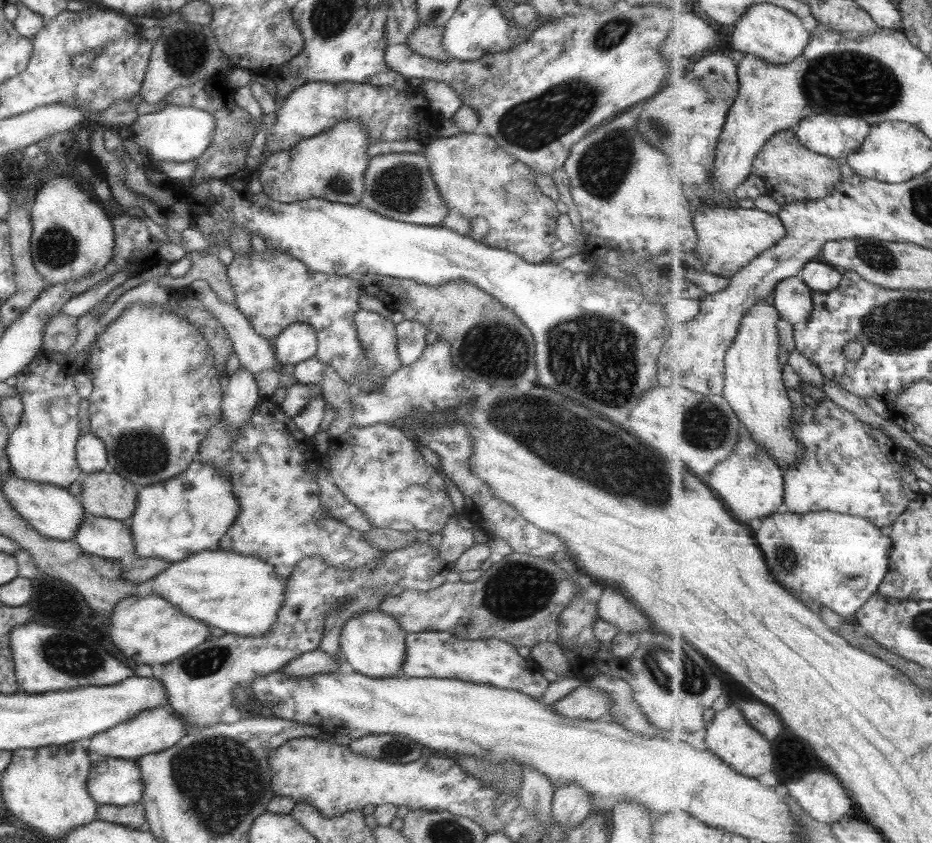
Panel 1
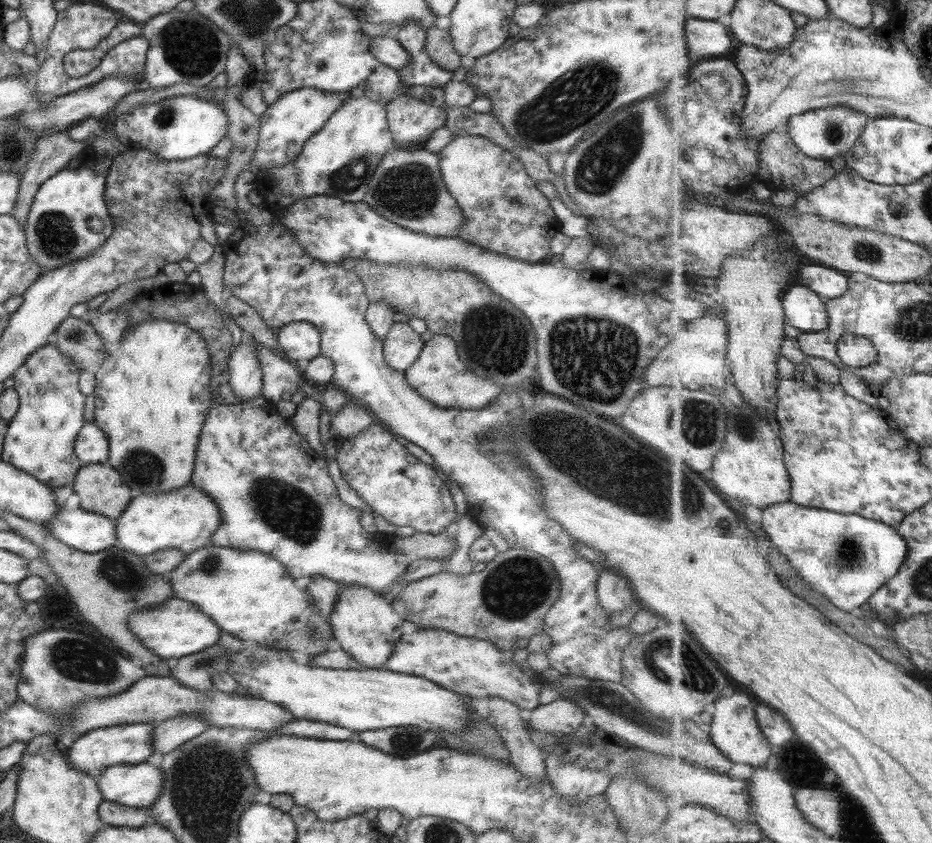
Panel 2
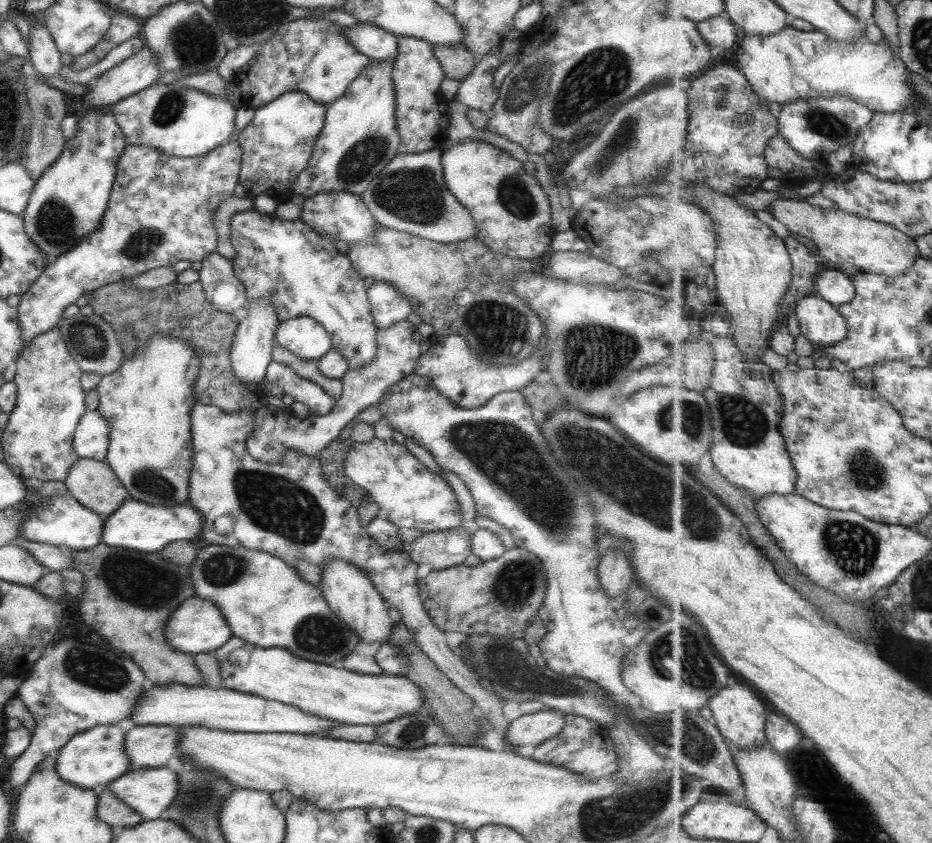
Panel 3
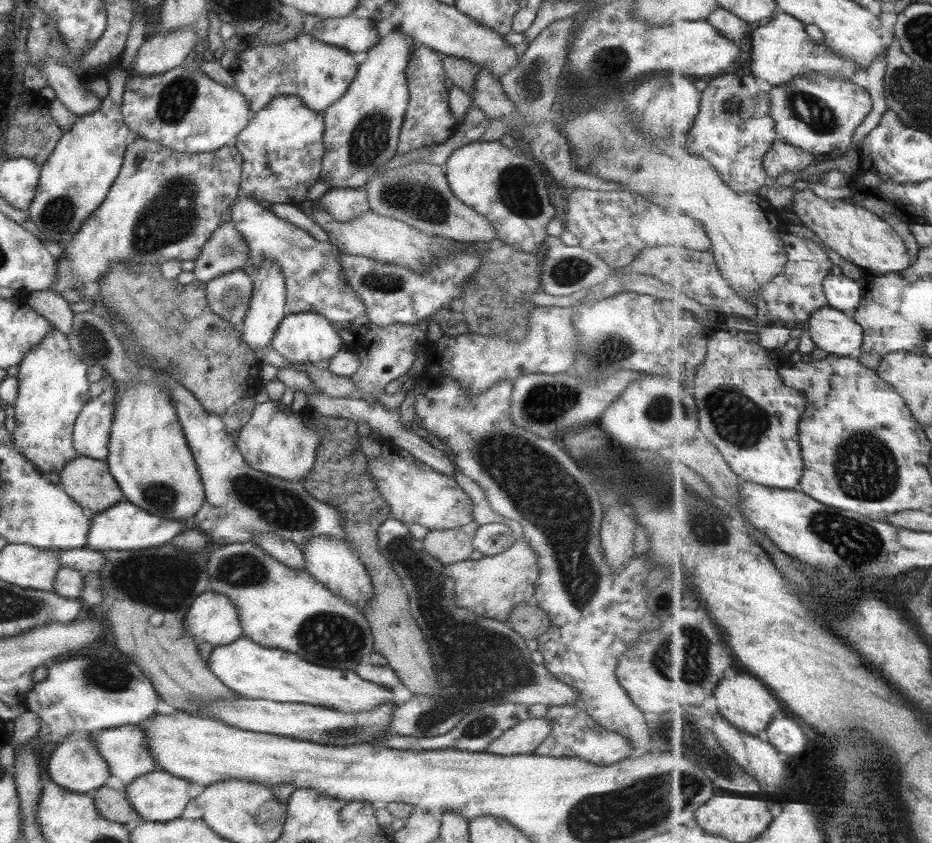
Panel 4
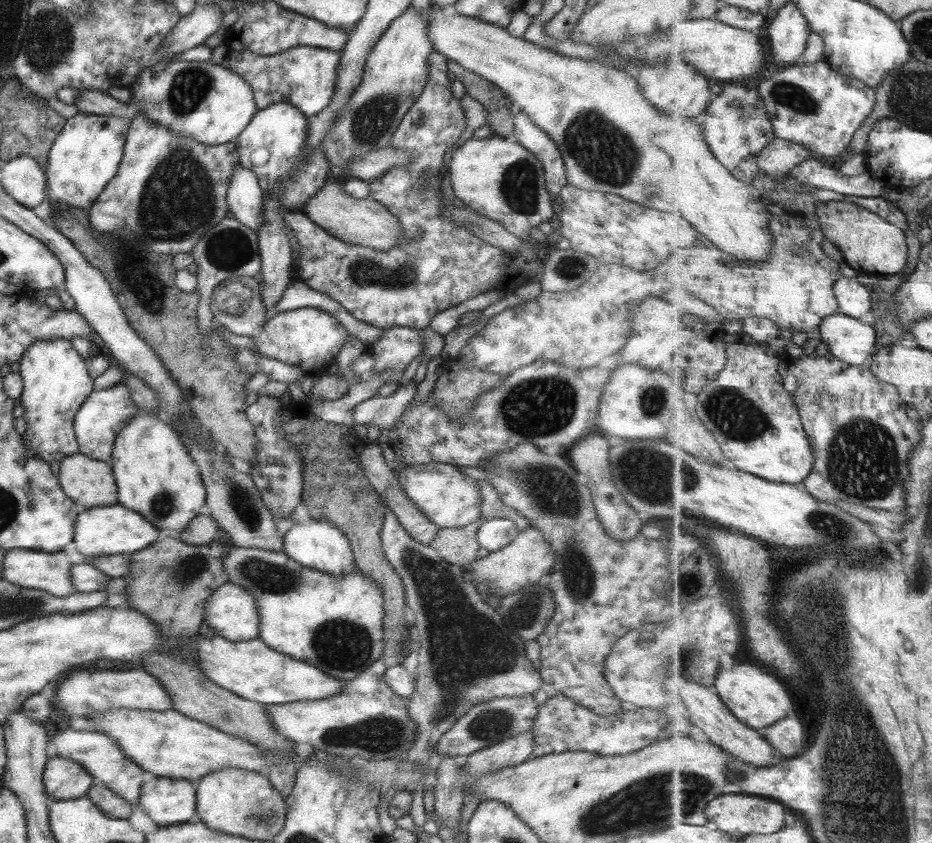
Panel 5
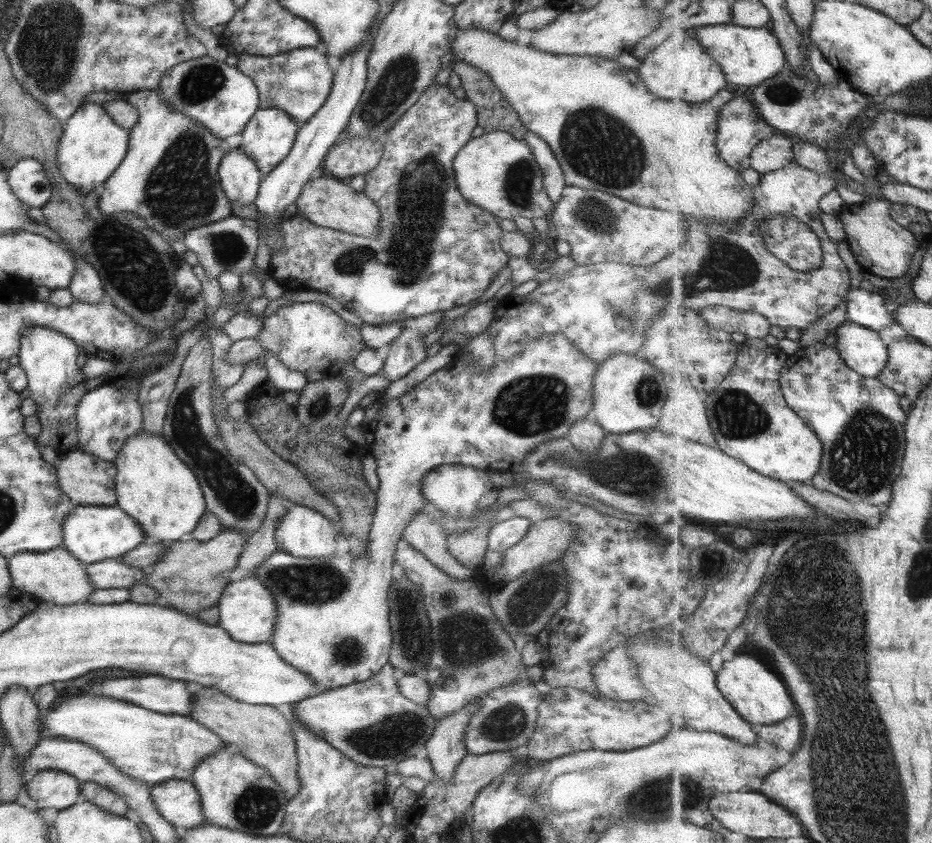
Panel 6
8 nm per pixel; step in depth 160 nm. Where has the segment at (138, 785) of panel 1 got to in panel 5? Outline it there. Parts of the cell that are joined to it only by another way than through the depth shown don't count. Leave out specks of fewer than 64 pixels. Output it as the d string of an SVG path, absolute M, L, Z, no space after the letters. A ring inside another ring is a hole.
M149 776L140 786L137 806L160 827L176 825L195 814L194 784Z

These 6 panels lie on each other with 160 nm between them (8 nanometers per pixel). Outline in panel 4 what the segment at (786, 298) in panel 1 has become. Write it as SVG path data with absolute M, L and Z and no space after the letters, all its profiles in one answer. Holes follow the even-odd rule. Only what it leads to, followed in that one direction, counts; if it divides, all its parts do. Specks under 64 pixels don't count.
M824 306L813 312L806 329L818 348L828 354L854 358L861 352L864 330L850 313Z

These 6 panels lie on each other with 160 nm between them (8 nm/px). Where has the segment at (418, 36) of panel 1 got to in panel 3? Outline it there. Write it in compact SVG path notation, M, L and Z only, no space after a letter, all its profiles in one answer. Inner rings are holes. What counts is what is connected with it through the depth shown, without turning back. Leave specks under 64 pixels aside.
M456 42L451 46L432 45L433 56L440 64L442 73L457 82L465 78L474 67L474 58L463 43Z

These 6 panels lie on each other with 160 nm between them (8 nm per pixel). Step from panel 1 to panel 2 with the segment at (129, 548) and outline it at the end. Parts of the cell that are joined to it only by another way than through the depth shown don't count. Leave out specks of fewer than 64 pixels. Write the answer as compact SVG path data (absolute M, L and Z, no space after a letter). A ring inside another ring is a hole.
M59 506L56 515L48 524L43 524L43 528L73 550L96 553L116 544L115 523L114 520L105 518L105 515L80 507L67 511Z

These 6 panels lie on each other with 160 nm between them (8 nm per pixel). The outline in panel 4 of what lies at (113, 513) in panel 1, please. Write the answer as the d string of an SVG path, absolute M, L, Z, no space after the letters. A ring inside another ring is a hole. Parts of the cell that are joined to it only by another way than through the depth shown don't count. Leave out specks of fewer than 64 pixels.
M78 455L57 473L64 494L91 514L123 500L104 460Z

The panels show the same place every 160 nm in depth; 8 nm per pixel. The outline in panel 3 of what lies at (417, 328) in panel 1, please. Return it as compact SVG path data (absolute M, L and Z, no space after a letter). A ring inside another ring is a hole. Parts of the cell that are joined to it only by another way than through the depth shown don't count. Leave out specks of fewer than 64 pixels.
M406 319L387 328L377 329L373 361L361 369L347 370L343 373L340 379L340 398L334 401L329 414L309 414L303 419L297 419L288 406L281 409L265 403L253 414L253 431L245 439L246 453L267 464L277 462L288 450L297 451L305 456L317 456L363 408L377 403L391 384L399 382L413 372L420 355L419 342L422 339L416 328Z

